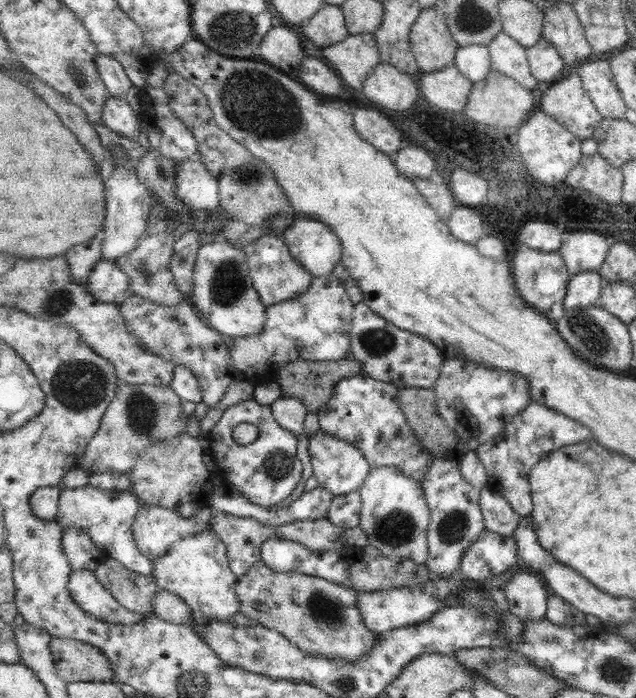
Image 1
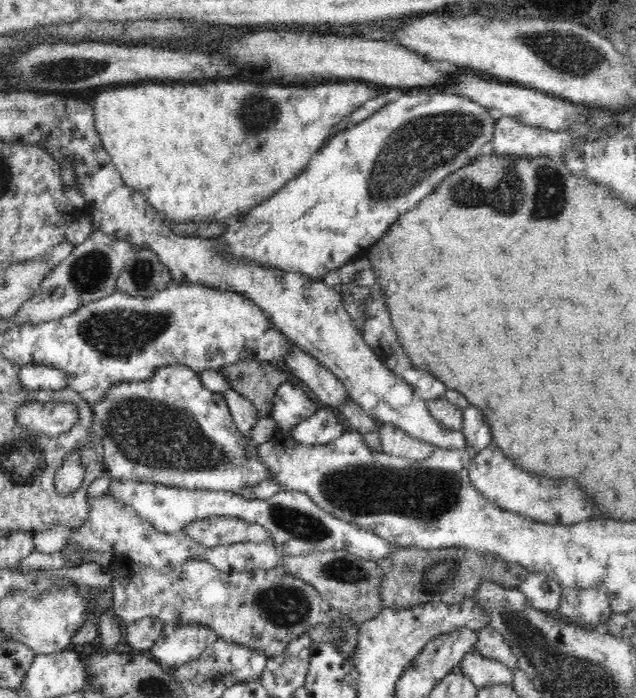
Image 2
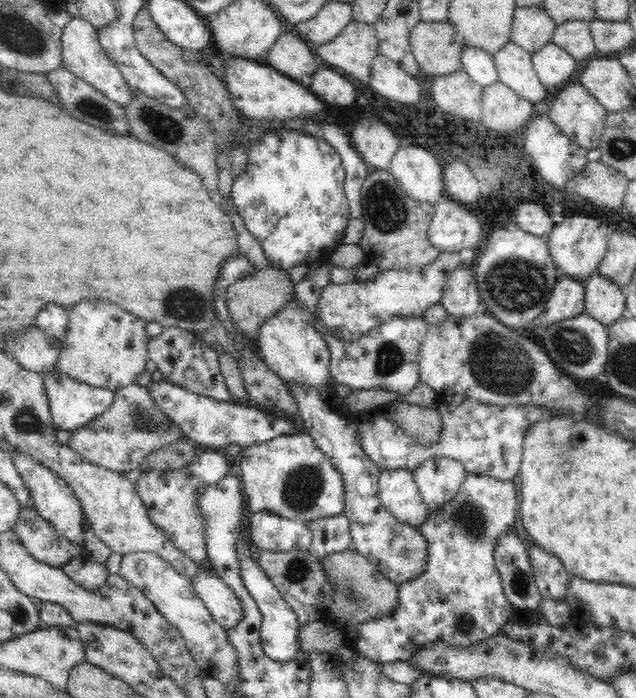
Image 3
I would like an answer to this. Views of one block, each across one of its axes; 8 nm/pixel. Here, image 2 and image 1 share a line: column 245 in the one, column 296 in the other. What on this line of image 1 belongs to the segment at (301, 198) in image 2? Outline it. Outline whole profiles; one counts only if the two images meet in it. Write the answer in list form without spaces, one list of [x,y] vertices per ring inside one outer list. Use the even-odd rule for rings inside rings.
[[[297,214],[294,224],[283,236],[295,260],[315,277],[331,274],[342,262],[339,236],[329,225]]]

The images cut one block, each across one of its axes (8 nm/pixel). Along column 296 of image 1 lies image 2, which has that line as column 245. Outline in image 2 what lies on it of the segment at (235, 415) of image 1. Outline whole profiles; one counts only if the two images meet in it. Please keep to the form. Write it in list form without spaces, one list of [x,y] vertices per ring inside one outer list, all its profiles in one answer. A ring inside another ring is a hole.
[[[180,364],[162,367],[148,380],[124,380],[112,387],[107,399],[92,410],[92,433],[104,441],[104,464],[112,481],[132,479],[186,490],[232,493],[239,493],[244,488],[254,490],[264,480],[276,482],[276,475],[260,457],[258,446],[254,446],[252,438],[244,436],[234,422],[226,395],[206,388],[188,367]]]

